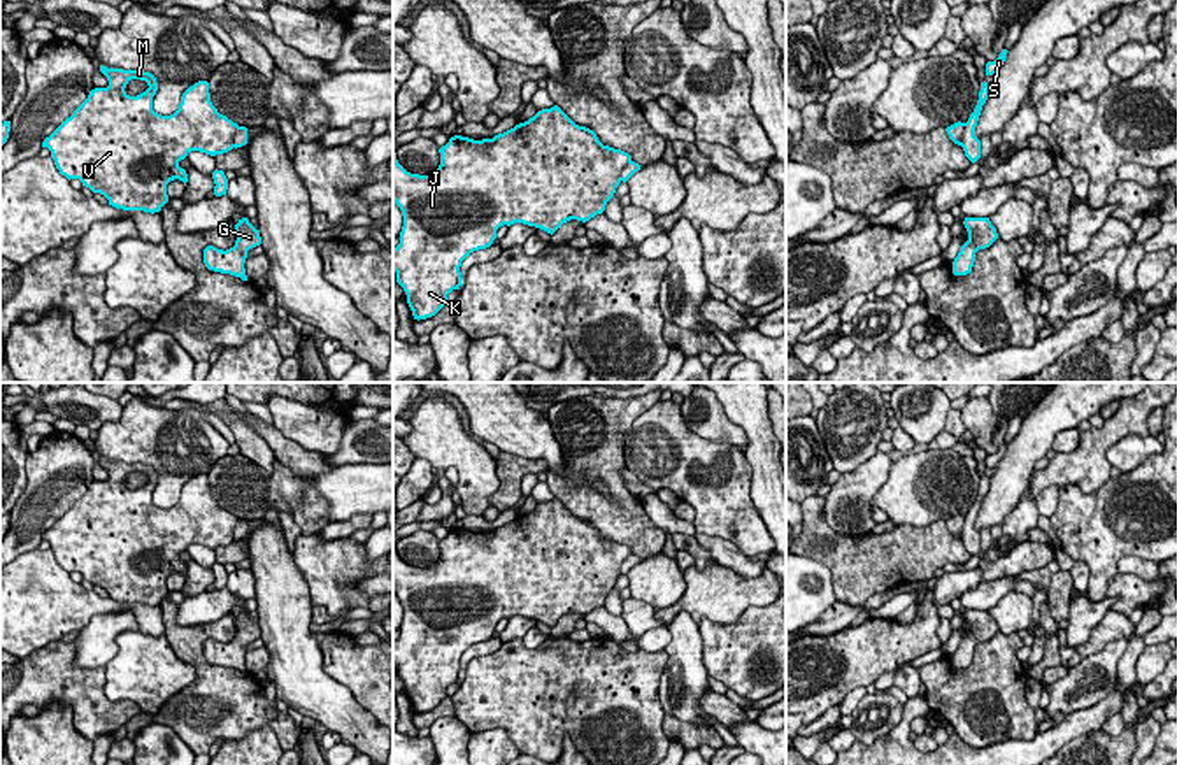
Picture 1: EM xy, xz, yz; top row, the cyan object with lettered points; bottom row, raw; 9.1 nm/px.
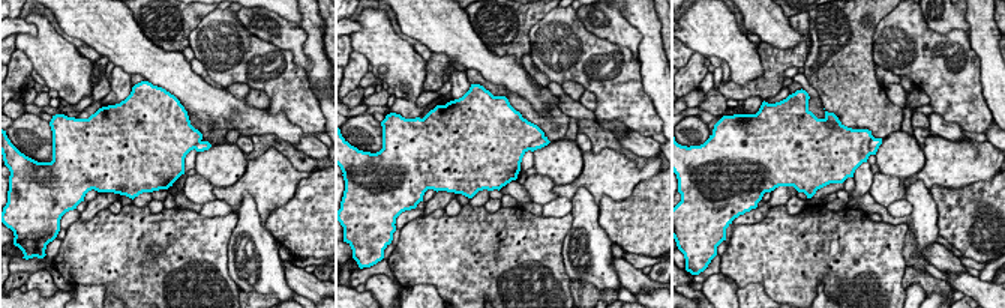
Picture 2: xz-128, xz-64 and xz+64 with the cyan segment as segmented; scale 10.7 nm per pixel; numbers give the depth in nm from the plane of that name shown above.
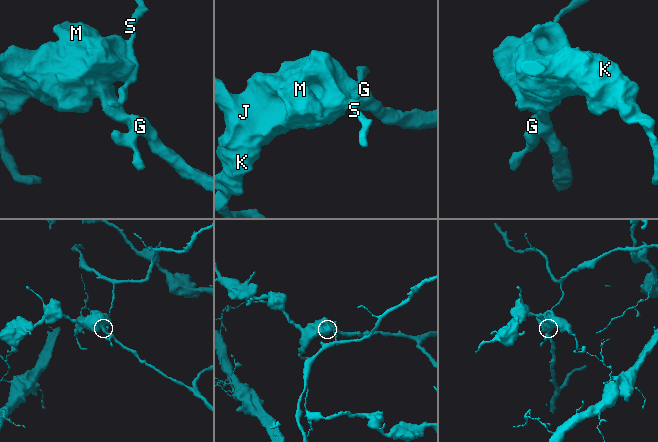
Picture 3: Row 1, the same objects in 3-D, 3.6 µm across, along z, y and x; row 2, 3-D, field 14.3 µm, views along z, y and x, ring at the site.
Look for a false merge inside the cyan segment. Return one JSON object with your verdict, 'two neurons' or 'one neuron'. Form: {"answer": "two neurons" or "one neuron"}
{"answer": "one neuron"}

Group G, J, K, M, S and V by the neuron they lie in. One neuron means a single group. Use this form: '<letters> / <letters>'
G J K M S V

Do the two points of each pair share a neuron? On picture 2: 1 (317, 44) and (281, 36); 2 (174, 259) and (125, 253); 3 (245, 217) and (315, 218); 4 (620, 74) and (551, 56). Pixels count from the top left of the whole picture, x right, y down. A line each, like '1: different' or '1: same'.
1: different
2: same
3: different
4: same

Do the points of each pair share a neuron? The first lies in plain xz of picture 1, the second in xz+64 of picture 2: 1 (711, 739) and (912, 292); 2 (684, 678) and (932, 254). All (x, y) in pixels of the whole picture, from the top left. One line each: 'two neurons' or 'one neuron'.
1: two neurons
2: two neurons

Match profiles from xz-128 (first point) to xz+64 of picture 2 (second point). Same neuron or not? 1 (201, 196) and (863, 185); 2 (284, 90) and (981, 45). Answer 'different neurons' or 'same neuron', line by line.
1: different neurons
2: different neurons

